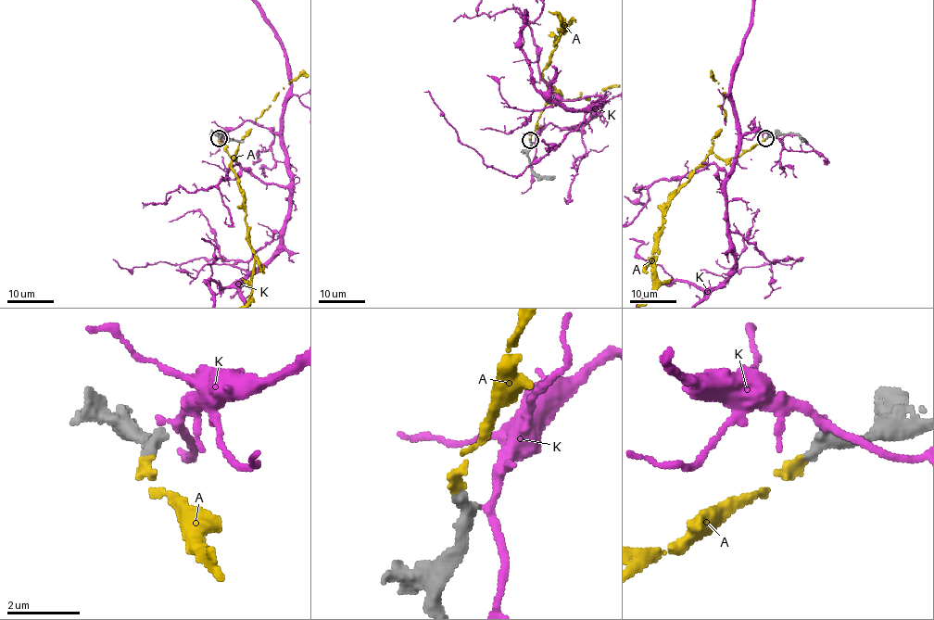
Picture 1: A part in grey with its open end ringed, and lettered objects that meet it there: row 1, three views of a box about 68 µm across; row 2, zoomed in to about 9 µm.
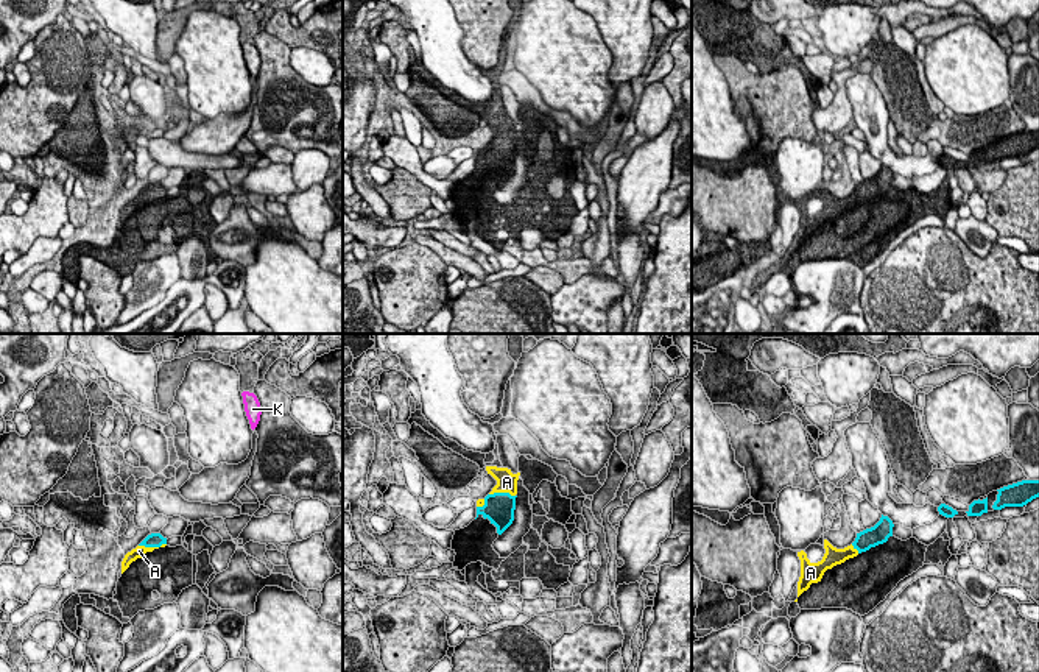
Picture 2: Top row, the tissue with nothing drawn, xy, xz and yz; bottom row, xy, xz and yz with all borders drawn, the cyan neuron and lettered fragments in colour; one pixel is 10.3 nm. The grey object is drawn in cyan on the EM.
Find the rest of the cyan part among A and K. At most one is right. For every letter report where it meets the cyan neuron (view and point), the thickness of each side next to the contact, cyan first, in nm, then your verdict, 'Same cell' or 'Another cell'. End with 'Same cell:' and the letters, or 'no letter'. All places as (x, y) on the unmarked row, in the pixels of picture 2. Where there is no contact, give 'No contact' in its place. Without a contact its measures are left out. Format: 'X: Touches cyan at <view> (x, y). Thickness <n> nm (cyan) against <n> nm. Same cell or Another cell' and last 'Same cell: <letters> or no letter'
A: Touches cyan at xy (151, 197). Thickness 160 nm (cyan) against 120 nm. Same cell
K: No contact. Another cell
Same cell: A

